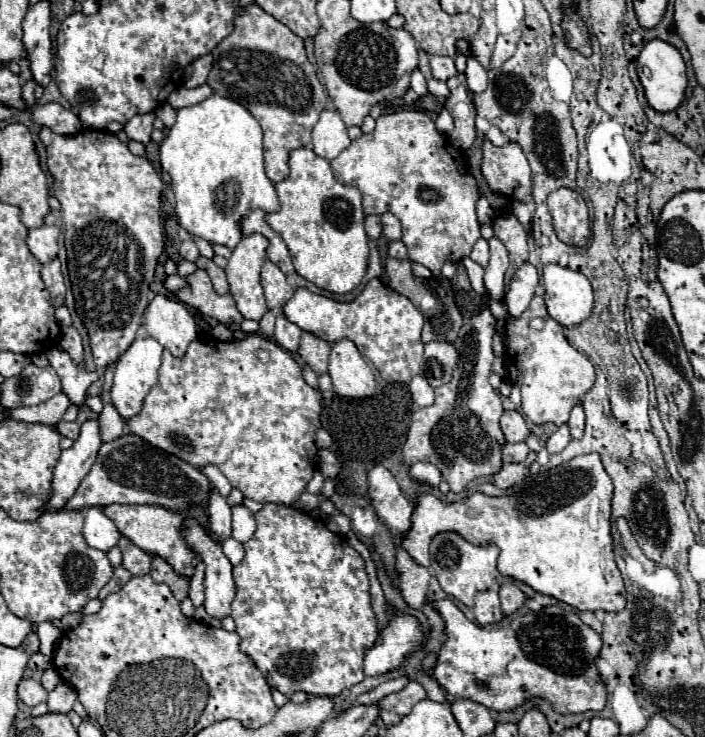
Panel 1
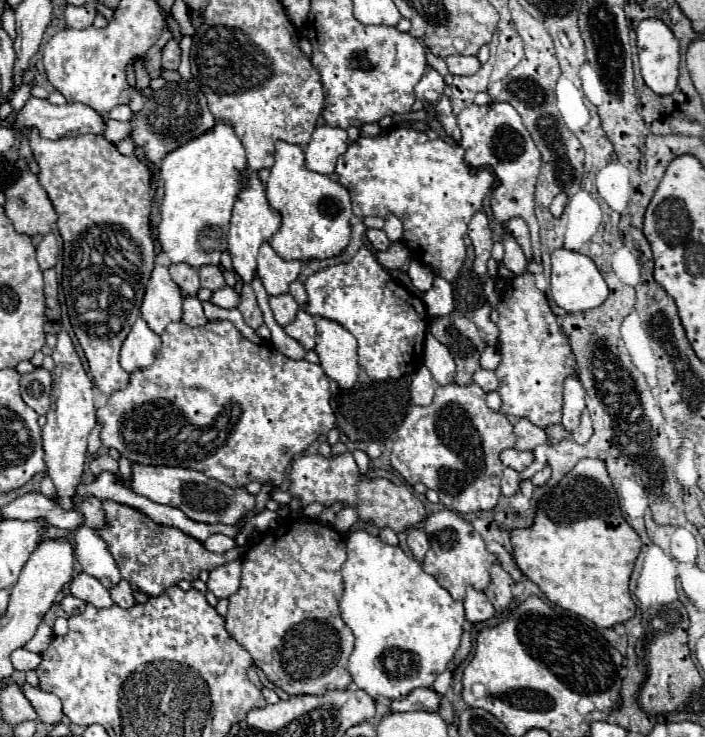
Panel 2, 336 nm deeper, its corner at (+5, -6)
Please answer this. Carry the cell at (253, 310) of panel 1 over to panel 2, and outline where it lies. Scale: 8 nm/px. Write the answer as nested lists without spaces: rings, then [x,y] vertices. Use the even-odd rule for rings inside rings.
[[[248,173],[248,187],[238,195],[238,201],[234,205],[234,215],[230,221],[230,231],[228,231],[228,253],[232,257],[234,271],[246,285],[250,285],[256,275],[258,247],[266,243],[278,229],[280,229],[280,215],[268,205],[264,185],[258,181],[256,173]]]

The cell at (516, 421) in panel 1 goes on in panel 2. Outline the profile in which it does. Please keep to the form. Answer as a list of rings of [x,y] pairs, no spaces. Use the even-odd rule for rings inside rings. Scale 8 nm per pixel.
[[[520,419],[514,425],[514,431],[516,431],[516,445],[514,445],[514,449],[518,449],[518,451],[532,451],[536,445],[546,443],[544,429],[532,425],[528,419]]]

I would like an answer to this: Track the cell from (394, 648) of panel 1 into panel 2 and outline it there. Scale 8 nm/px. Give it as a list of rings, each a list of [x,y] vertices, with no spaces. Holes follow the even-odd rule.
[[[358,529],[358,531],[350,533],[350,535],[346,537],[346,547],[348,547],[348,559],[346,559],[346,563],[342,565],[344,595],[342,595],[342,601],[340,601],[340,611],[342,611],[344,623],[352,629],[352,633],[354,633],[354,637],[356,637],[356,641],[354,641],[354,651],[352,651],[352,655],[350,655],[350,661],[348,661],[348,671],[350,671],[352,679],[354,679],[354,683],[356,683],[362,691],[366,691],[368,695],[372,695],[372,697],[382,695],[382,697],[388,697],[388,699],[402,699],[402,697],[406,697],[406,695],[408,695],[412,689],[416,689],[416,687],[430,687],[432,681],[434,681],[442,671],[448,669],[448,665],[450,665],[450,661],[452,661],[452,657],[454,657],[454,653],[456,653],[456,649],[458,649],[458,645],[460,645],[462,625],[464,625],[464,621],[466,621],[462,603],[460,603],[460,601],[454,601],[454,599],[450,597],[450,593],[448,593],[446,589],[442,589],[442,587],[436,583],[436,579],[434,579],[432,575],[424,573],[422,567],[420,567],[420,563],[414,561],[414,559],[410,559],[400,547],[386,545],[386,543],[382,543],[378,537],[372,537],[370,533],[366,533],[364,529]]]

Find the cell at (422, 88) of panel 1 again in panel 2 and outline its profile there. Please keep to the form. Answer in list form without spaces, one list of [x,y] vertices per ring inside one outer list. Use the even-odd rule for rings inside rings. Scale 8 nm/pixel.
[[[428,67],[426,73],[422,75],[422,79],[418,81],[414,93],[416,93],[416,99],[436,103],[442,95],[442,89],[444,89],[444,79],[438,75],[438,71]]]

